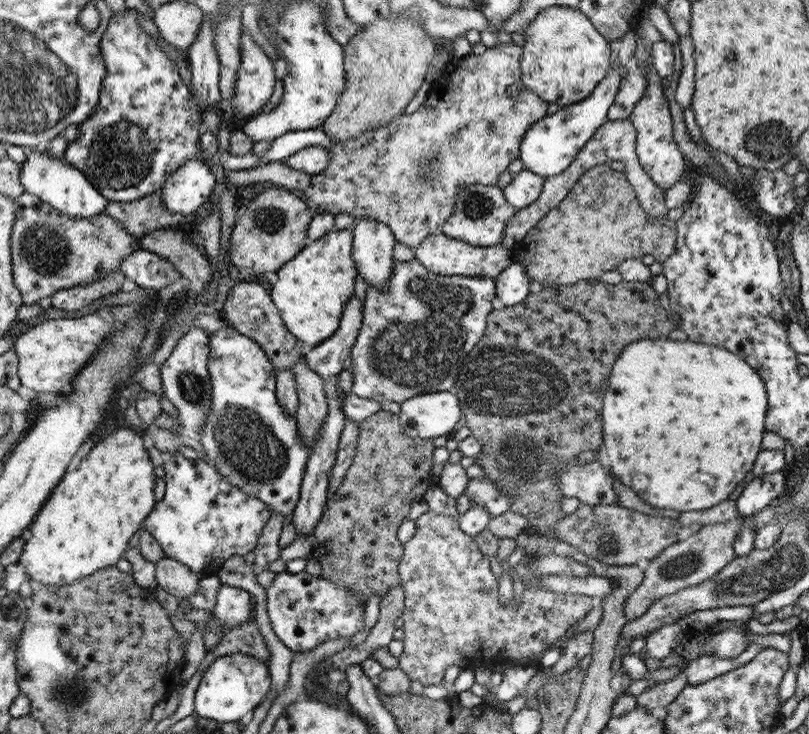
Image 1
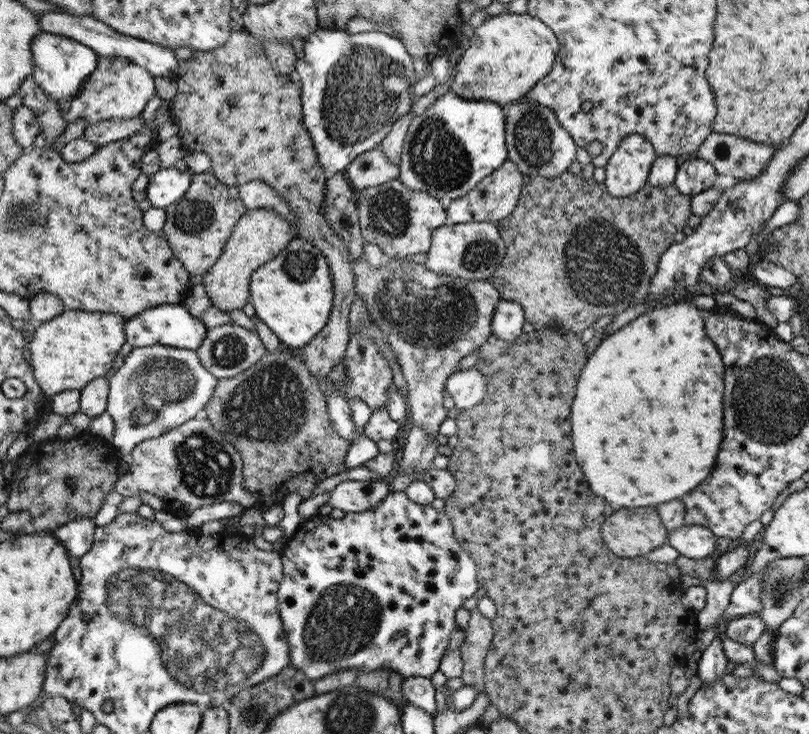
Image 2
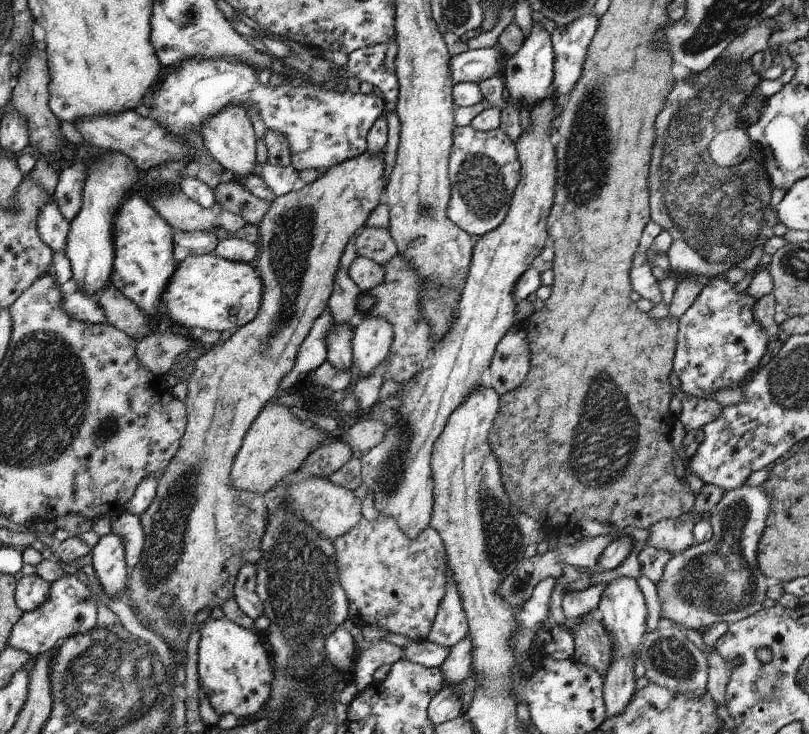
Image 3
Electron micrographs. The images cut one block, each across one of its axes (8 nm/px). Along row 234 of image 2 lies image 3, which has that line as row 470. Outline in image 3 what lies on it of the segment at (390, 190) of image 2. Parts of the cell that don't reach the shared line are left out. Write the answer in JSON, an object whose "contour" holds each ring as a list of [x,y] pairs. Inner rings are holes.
{"contour":[[[544,98],[540,104],[532,106],[530,110],[531,129],[524,130],[518,138],[516,149],[521,164],[520,183],[516,186],[510,208],[502,224],[495,230],[480,236],[475,241],[469,273],[460,292],[460,301],[456,305],[452,328],[450,332],[440,339],[435,345],[434,356],[430,366],[426,370],[420,370],[411,380],[404,383],[404,390],[400,390],[396,396],[382,401],[382,422],[386,424],[384,440],[374,446],[370,451],[361,455],[362,485],[354,490],[362,498],[372,494],[374,506],[378,513],[386,514],[396,520],[400,530],[408,538],[416,538],[420,532],[430,527],[431,515],[435,502],[434,478],[432,478],[432,450],[446,427],[450,414],[464,404],[464,398],[474,392],[482,382],[482,374],[486,372],[493,360],[496,346],[509,330],[517,324],[515,318],[518,302],[514,300],[514,288],[520,280],[520,276],[531,268],[533,260],[539,256],[551,239],[548,237],[548,216],[551,215],[552,204],[555,198],[556,172],[558,158],[556,158],[556,146],[551,143],[552,130],[557,125],[559,116],[556,110],[554,98]]]}

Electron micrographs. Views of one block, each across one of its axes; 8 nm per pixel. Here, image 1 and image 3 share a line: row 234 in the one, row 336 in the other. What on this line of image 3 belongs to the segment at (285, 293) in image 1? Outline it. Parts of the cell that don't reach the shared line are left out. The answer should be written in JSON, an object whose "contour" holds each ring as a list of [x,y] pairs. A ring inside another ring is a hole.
{"contour":[[[336,324],[326,336],[328,344],[327,360],[338,370],[351,370],[353,366],[352,344],[354,343],[353,326]]]}

